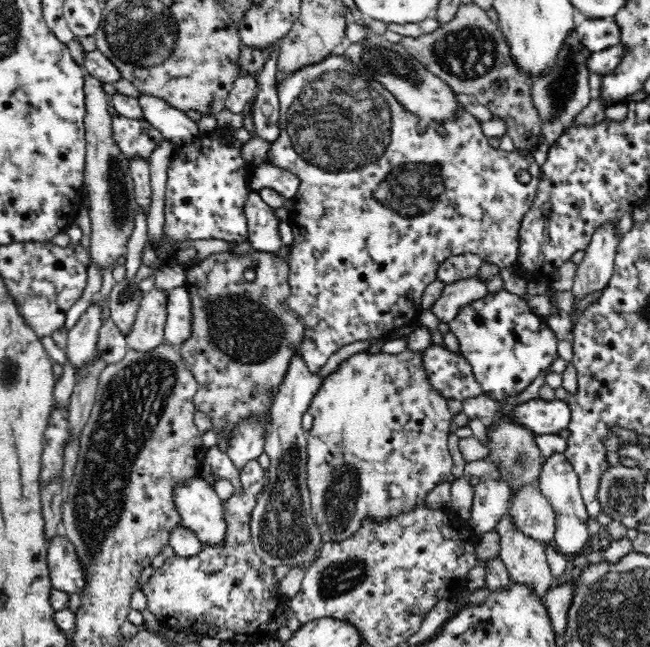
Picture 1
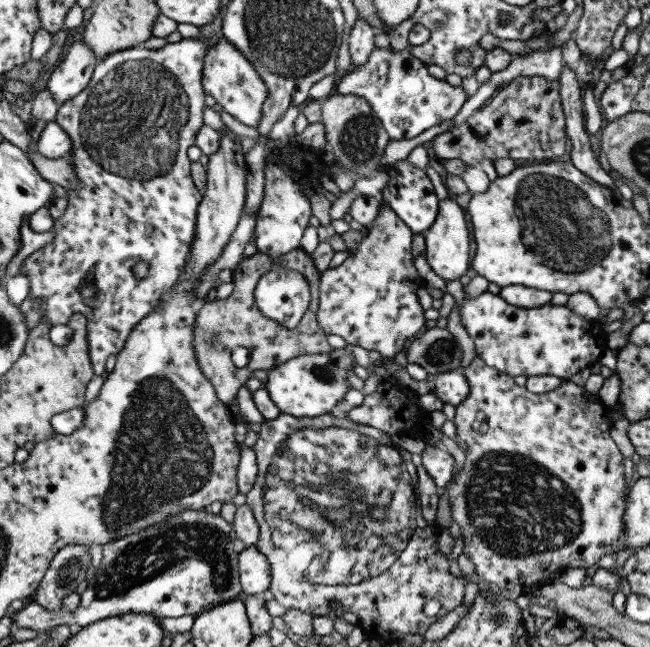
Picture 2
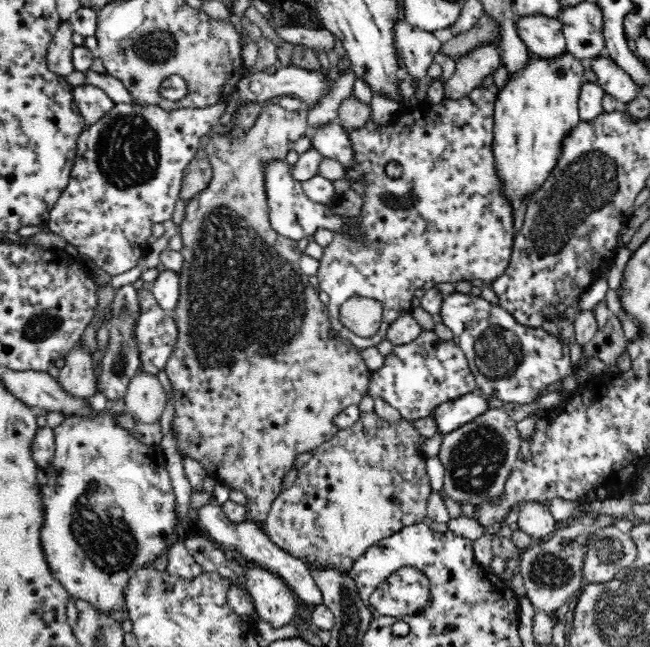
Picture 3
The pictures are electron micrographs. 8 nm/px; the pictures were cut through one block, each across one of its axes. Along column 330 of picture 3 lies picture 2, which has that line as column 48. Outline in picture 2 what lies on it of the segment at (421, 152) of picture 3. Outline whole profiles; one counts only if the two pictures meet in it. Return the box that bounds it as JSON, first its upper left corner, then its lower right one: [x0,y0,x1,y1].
[20,14,222,376]

